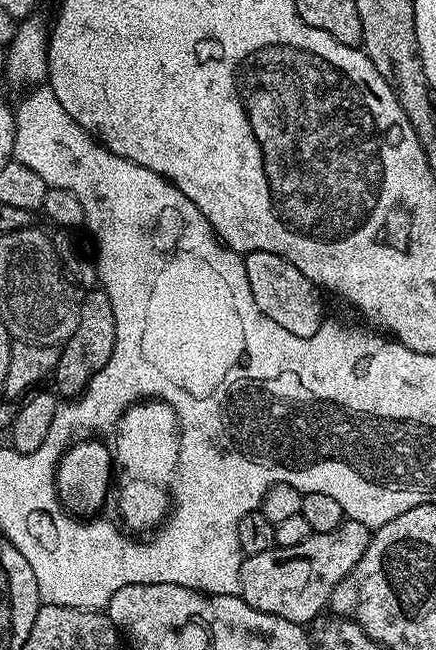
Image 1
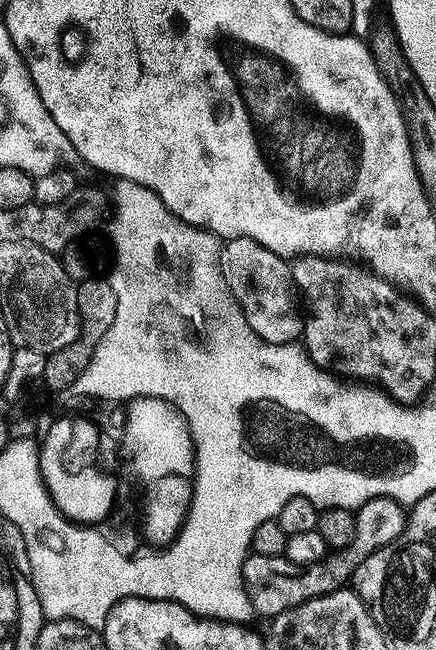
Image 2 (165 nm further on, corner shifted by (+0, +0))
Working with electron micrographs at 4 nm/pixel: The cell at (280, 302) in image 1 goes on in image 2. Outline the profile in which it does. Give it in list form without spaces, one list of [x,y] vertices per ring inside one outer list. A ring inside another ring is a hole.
[[[239,236],[223,245],[222,263],[228,288],[240,303],[240,309],[244,311],[246,322],[250,322],[254,334],[271,344],[290,344],[301,339],[305,317],[292,277],[292,266],[285,257],[254,242],[254,238]]]

